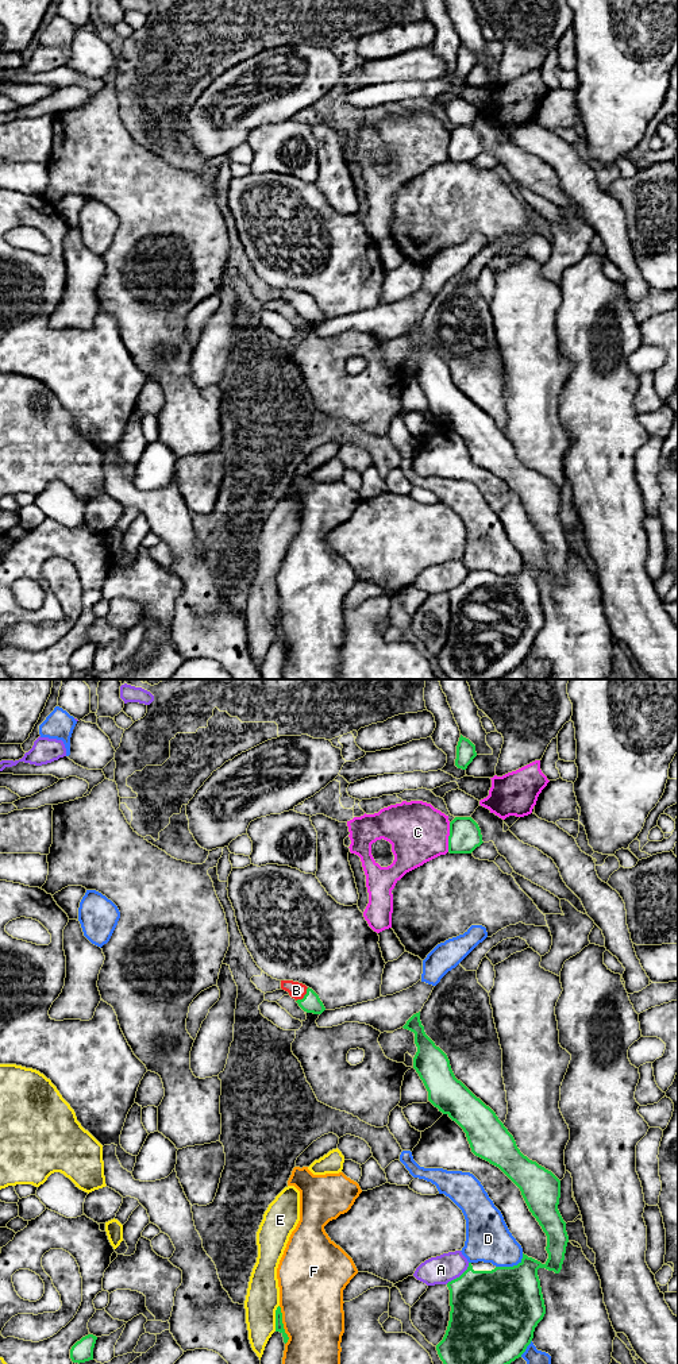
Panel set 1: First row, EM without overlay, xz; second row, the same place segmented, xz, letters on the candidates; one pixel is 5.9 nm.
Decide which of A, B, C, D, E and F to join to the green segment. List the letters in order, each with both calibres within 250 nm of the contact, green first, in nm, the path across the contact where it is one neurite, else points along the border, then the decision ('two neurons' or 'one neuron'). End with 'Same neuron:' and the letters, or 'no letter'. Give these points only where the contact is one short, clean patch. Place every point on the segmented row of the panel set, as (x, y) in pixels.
A: 440 nm thick on the green side, 170 nm on the other; two neurons
B: 120 nm thick on the green side, 100 nm on the other; runs through xz (311, 1002), (304, 995), (296, 990); one neuron
C: 190 nm thick on the green side, 360 nm on the other; two neurons
D: 460 nm thick on the green side, 280 nm on the other; two neurons
E: 50 nm thick on the green side, 200 nm on the other; two neurons
F: 50 nm thick on the green side, 380 nm on the other; two neurons
Same neuron: B

